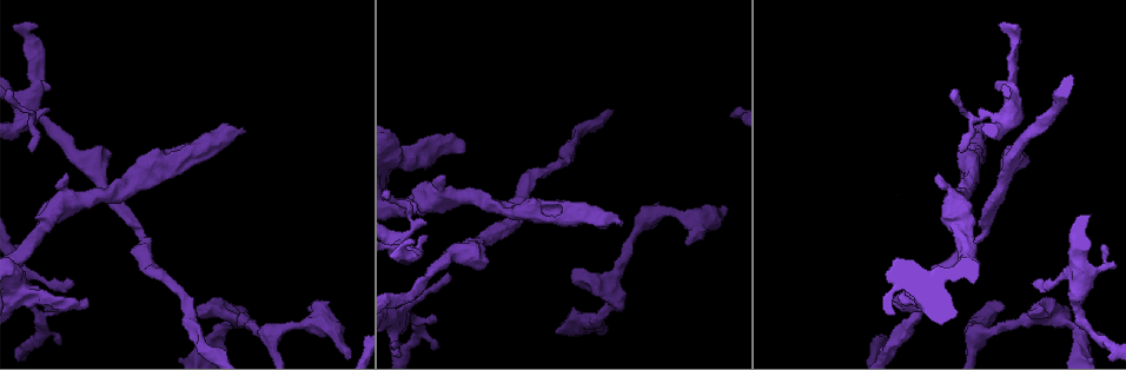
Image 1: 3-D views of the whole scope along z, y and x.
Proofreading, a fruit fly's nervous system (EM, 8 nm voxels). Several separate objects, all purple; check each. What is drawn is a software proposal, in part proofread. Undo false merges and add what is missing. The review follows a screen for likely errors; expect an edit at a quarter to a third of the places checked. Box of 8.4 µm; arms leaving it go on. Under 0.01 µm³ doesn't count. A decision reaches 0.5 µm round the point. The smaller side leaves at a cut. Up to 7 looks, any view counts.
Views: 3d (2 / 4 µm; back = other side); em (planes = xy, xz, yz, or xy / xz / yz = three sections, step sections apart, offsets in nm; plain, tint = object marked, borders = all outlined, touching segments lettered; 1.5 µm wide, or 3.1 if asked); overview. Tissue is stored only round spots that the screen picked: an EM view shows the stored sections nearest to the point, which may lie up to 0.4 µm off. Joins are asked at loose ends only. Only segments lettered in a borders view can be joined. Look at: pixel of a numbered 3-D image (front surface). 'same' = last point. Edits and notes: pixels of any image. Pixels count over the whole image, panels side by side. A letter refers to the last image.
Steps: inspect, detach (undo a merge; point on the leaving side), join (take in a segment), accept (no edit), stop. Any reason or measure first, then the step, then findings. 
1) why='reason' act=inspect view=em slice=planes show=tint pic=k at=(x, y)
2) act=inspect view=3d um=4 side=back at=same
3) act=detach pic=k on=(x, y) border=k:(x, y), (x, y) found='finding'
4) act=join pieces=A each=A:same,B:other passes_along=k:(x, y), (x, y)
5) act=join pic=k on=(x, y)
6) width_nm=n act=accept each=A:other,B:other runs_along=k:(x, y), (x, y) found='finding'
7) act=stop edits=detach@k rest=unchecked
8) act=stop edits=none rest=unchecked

act=inspect view=em slice=xy step=8 show=tint pic=1 at=(311, 307)

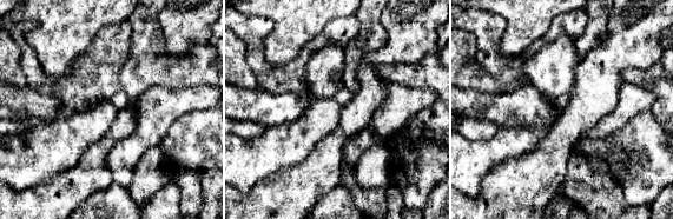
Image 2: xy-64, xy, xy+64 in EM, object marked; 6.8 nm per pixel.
act=inspect view=em slice=planes show=borders at=same

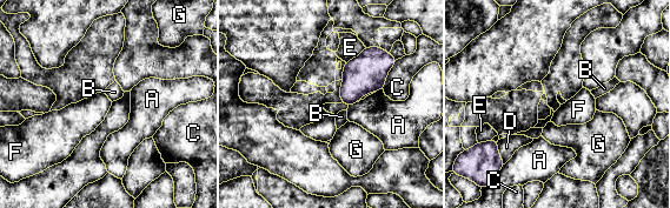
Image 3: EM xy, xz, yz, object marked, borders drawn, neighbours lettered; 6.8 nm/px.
width_nm=240 act=accept each=A:other,B:other,C:other,D:other,E:other,F:other,G:other border=3:(505, 163), (497, 174) found='no lettered segment goes on from it'

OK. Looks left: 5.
why='free end' act=inspect view=em slice=xz step=4 show=tint pic=1 at=(1034, 287)

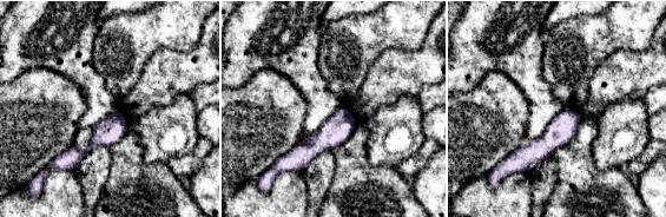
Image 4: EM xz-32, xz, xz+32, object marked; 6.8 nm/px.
why='another direction' act=inspect view=em slice=xy step=8 show=borders at=same

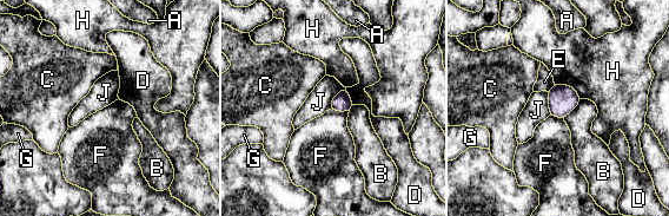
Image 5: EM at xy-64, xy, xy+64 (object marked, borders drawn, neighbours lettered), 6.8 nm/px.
act=accept each=A:other,B:other,C:other,D:other,E:other,F:other,G:other,H:other,J:other border=5:(330, 109), (349, 111) found='no lettered segment goes on from it'

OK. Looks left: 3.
why='branch stops here' act=inspect view=em slice=planes show=borders pic=1 at=(36, 27)

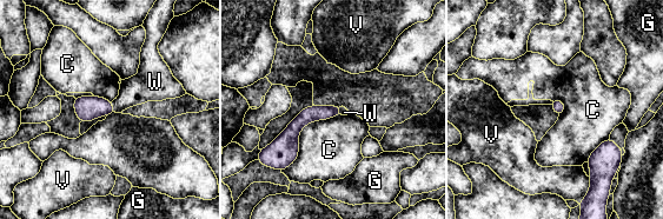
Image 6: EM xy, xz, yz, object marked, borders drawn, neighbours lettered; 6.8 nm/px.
act=join pieces=W each=C:other,G:other,V:other,W:same passes_along=6:(87, 108), (113, 107), (143, 87) found='it goes on there'

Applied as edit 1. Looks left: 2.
act=stop edits=join@6 rest=unchecked

